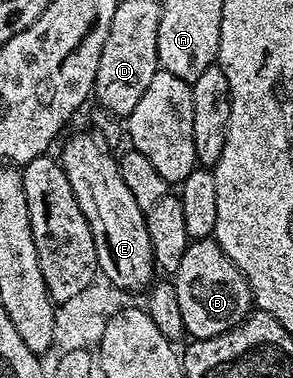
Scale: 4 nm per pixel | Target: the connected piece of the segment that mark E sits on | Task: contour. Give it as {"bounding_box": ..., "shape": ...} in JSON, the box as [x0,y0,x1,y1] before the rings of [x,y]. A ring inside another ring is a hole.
{"bounding_box":[59,134,155,292],"shape":[[[92,134],[73,135],[59,154],[59,162],[67,173],[67,181],[71,181],[71,189],[75,193],[75,201],[79,201],[79,209],[83,209],[83,217],[87,217],[87,225],[95,241],[97,270],[105,273],[124,291],[144,292],[155,279],[146,212],[139,209],[131,189],[127,189],[120,162],[104,150],[109,152]]]}

